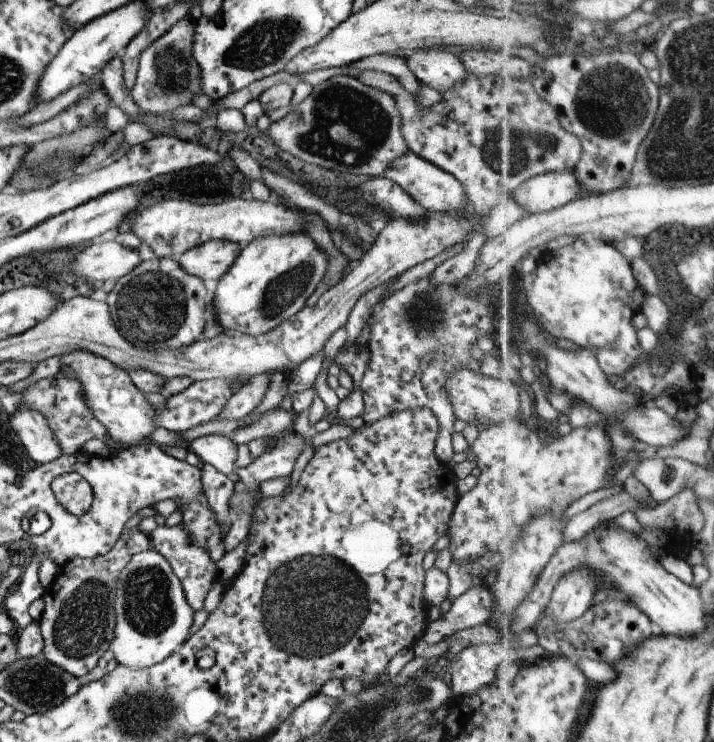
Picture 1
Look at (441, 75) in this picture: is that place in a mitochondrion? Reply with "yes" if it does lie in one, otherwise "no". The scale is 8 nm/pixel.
no

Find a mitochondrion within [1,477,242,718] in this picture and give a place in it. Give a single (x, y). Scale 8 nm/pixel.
(82, 627)

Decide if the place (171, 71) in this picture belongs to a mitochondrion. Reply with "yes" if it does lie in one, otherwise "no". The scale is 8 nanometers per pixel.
yes

